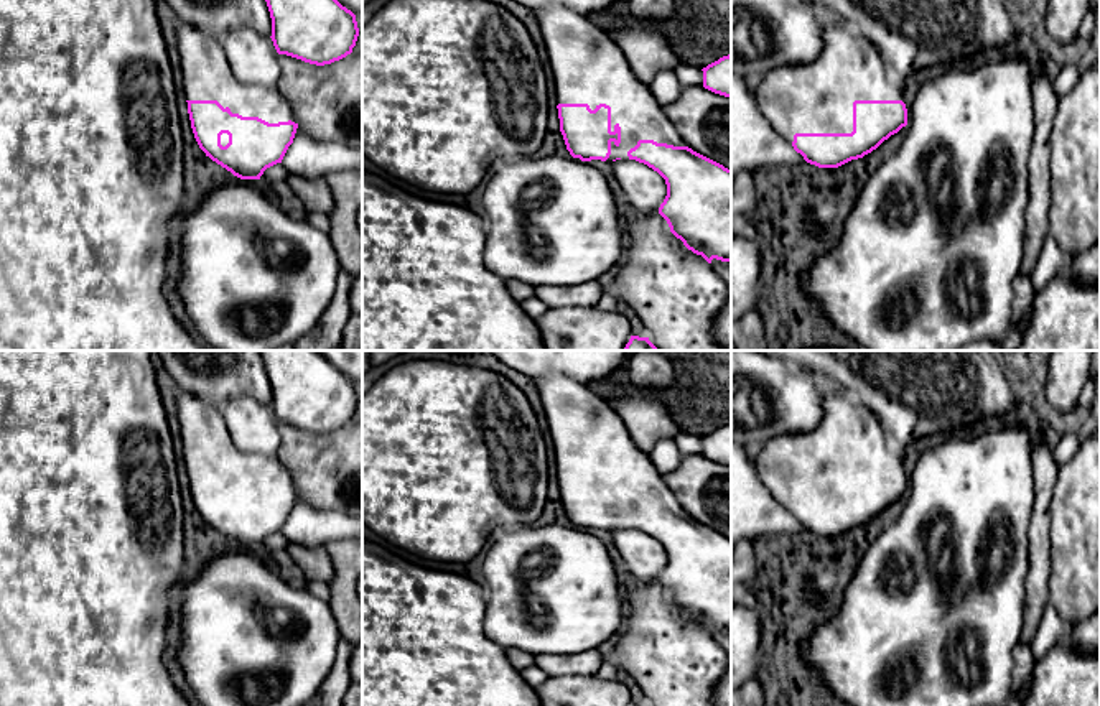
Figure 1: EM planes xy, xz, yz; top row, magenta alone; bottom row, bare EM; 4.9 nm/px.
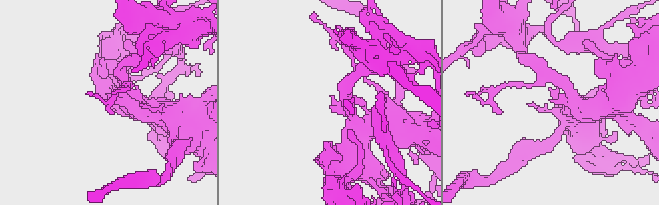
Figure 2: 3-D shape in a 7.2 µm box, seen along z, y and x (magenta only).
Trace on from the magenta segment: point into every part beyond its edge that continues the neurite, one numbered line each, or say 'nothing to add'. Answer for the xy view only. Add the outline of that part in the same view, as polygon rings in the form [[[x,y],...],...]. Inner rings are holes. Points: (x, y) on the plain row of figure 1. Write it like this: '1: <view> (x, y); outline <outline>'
1: xy (206, 445); outline [[[181,388],[176,398],[186,469],[217,469],[242,485],[298,492],[291,472],[275,456],[245,454],[234,448],[219,408]]]

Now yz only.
1: yz (817, 466); outline [[[823,380],[825,382],[825,380]],[[828,383],[820,425],[805,434],[782,434],[761,444],[753,466],[762,485],[790,513],[795,502],[851,502],[855,469],[902,469],[901,451],[891,444],[873,411]]]

